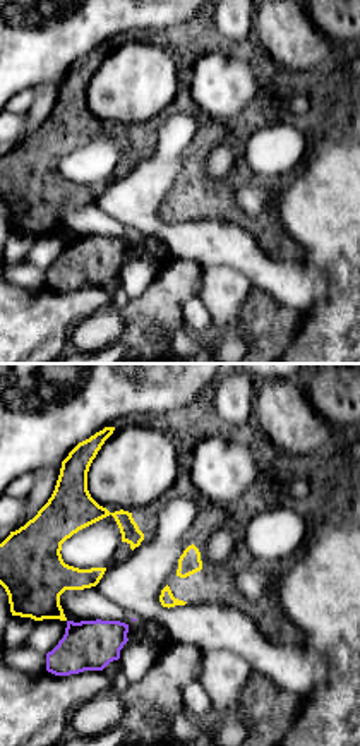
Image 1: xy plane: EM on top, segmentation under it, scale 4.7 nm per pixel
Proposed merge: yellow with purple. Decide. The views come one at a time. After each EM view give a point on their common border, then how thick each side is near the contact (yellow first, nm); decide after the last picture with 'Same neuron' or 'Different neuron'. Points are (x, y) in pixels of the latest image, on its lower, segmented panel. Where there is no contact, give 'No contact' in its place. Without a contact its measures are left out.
No contact

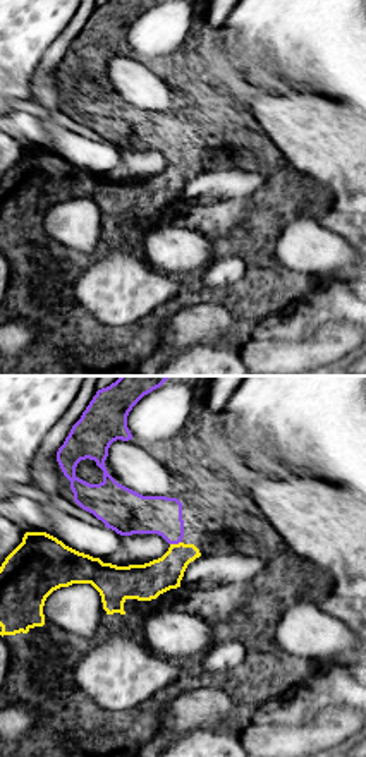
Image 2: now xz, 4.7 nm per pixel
Touches yellow at (176, 545). Thickness 170 nm (yellow) against 190 nm

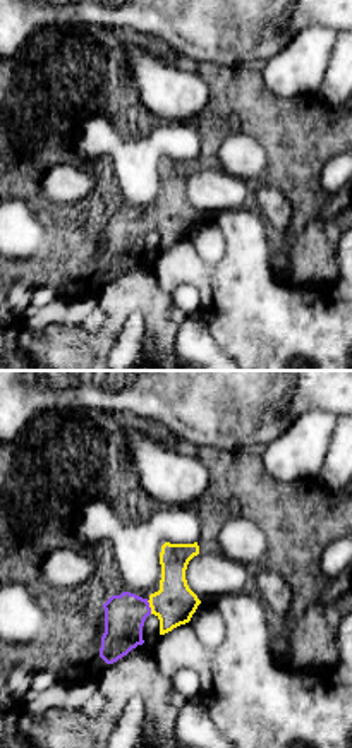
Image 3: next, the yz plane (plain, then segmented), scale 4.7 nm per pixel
Touches yellow at (150, 606). Thickness 200 nm (yellow) against 190 nm

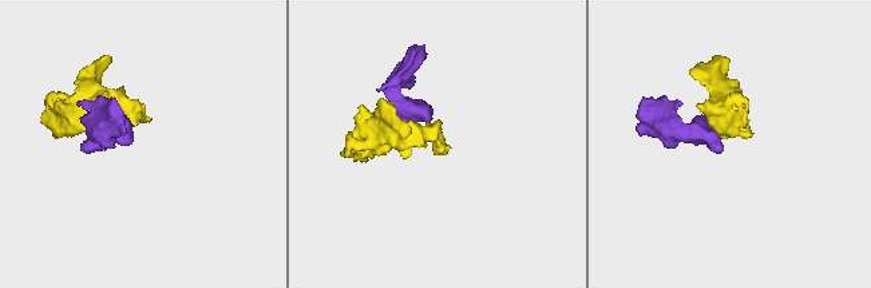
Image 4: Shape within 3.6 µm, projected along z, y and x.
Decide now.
Same neuron

